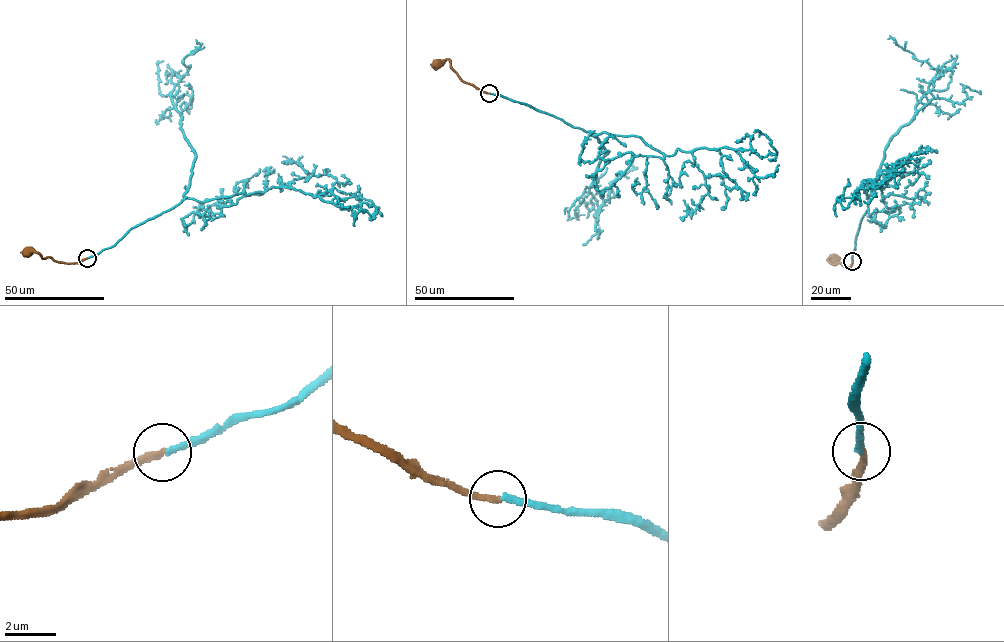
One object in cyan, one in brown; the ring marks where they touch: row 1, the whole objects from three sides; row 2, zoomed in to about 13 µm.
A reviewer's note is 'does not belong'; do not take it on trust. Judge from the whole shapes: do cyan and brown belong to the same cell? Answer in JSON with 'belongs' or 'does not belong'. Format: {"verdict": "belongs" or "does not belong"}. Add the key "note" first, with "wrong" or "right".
{"note": "right", "verdict": "does not belong"}

